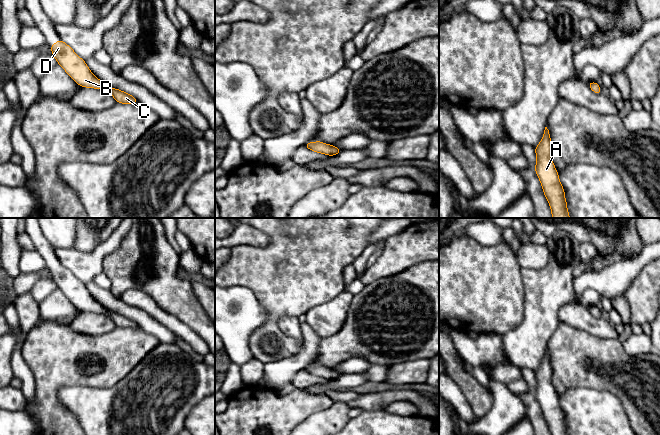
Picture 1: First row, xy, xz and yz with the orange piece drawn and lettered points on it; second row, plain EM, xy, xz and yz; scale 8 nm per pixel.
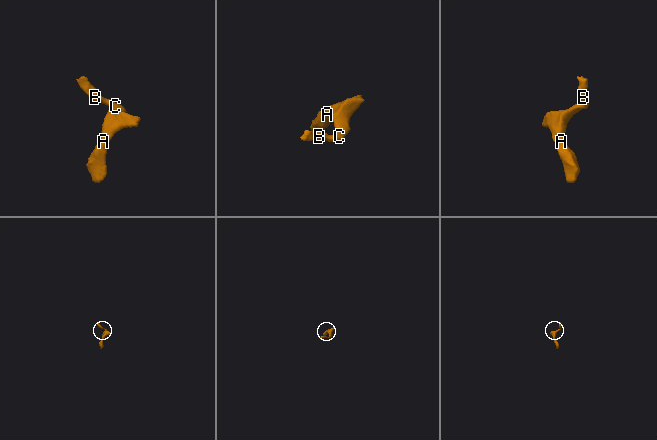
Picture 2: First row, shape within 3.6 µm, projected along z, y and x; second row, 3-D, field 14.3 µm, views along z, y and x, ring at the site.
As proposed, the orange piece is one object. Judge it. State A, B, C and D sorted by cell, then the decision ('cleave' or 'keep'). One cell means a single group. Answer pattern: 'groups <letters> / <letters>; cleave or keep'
groups A B C D; keep

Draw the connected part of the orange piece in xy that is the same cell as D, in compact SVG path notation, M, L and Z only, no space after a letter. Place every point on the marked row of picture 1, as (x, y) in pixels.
M59 39L52 46L50 46L50 49L57 63L78 84L78 86L107 90L116 100L116 103L138 103L138 100L134 96L122 90L105 85L91 72L86 62L81 57L79 57L68 44L63 42L61 39Z

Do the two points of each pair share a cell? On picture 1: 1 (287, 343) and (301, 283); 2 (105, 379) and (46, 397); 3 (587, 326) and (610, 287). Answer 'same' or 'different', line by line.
1: same
2: same
3: different

